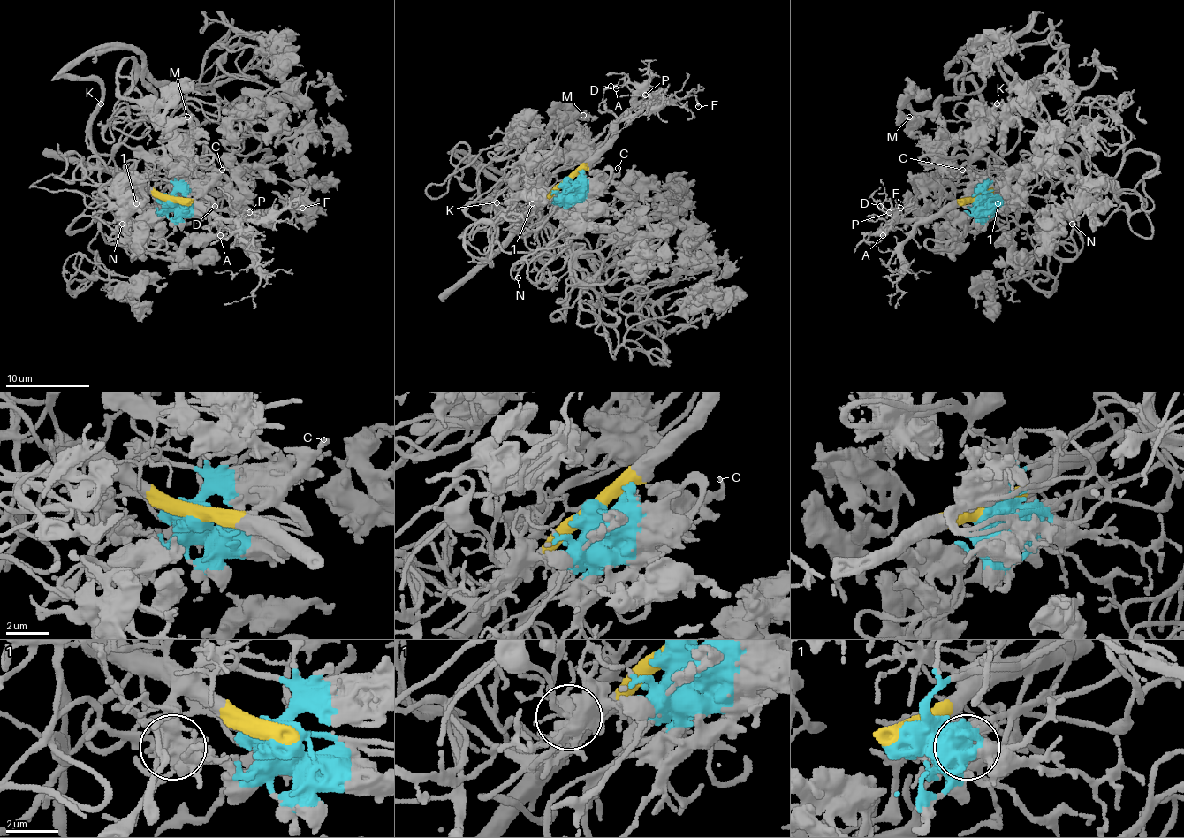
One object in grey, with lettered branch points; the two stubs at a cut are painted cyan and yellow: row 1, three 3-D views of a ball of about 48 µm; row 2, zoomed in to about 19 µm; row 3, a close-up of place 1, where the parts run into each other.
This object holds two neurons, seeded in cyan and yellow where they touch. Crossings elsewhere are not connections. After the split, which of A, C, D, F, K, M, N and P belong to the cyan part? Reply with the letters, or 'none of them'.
C, K, M, N

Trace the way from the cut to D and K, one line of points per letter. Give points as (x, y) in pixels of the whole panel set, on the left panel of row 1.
D: (170, 200), (193, 200), (219, 225), (207, 215), (207, 210), (215, 206)
K: (170, 200), (158, 210), (143, 209), (120, 187), (116, 162), (91, 140), (91, 119), (101, 102)

